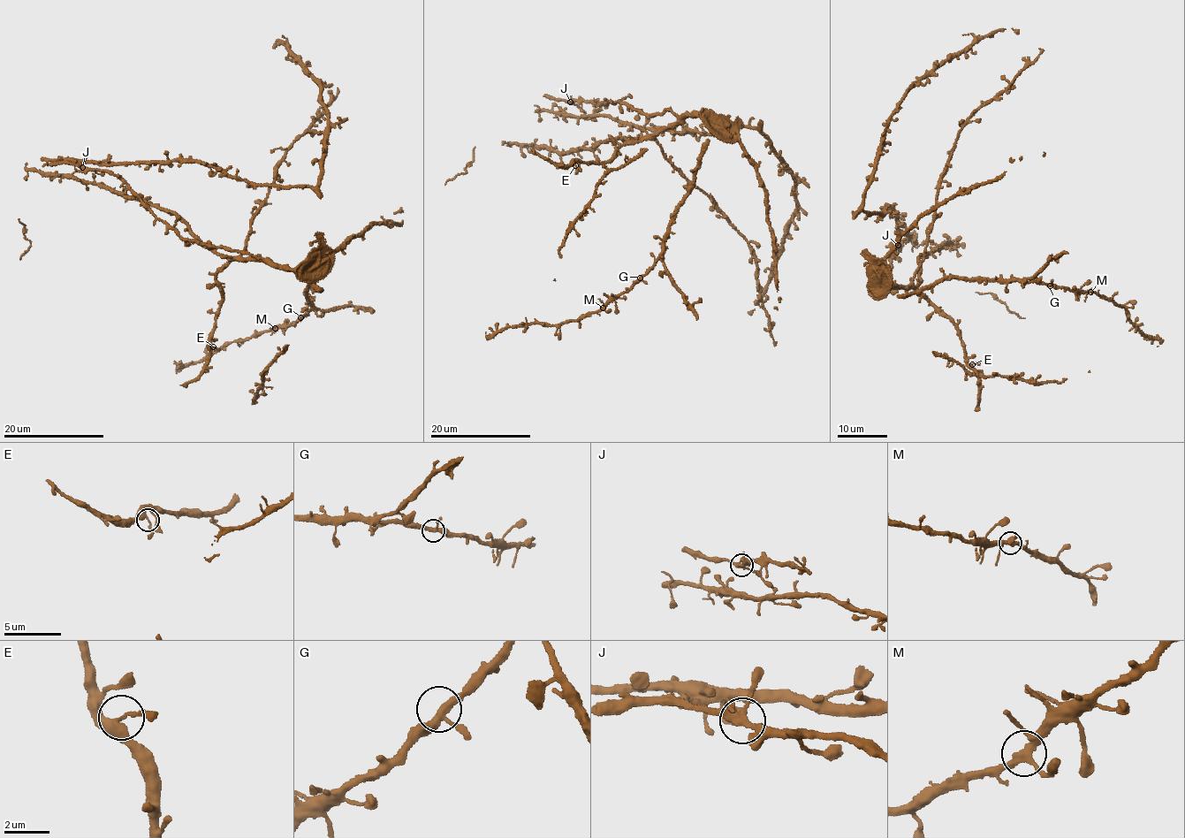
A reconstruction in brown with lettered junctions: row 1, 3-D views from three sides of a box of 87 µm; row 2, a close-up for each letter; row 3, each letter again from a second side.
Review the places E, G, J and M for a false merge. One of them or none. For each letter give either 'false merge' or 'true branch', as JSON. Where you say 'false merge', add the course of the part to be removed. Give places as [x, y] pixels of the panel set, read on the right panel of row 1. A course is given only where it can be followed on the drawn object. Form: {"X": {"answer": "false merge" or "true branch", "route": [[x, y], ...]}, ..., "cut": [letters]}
{"E": {"answer": "true branch"}, "G": {"answer": "true branch"}, "J": {"answer": "true branch"}, "M": {"answer": "true branch"}, "cut": []}

